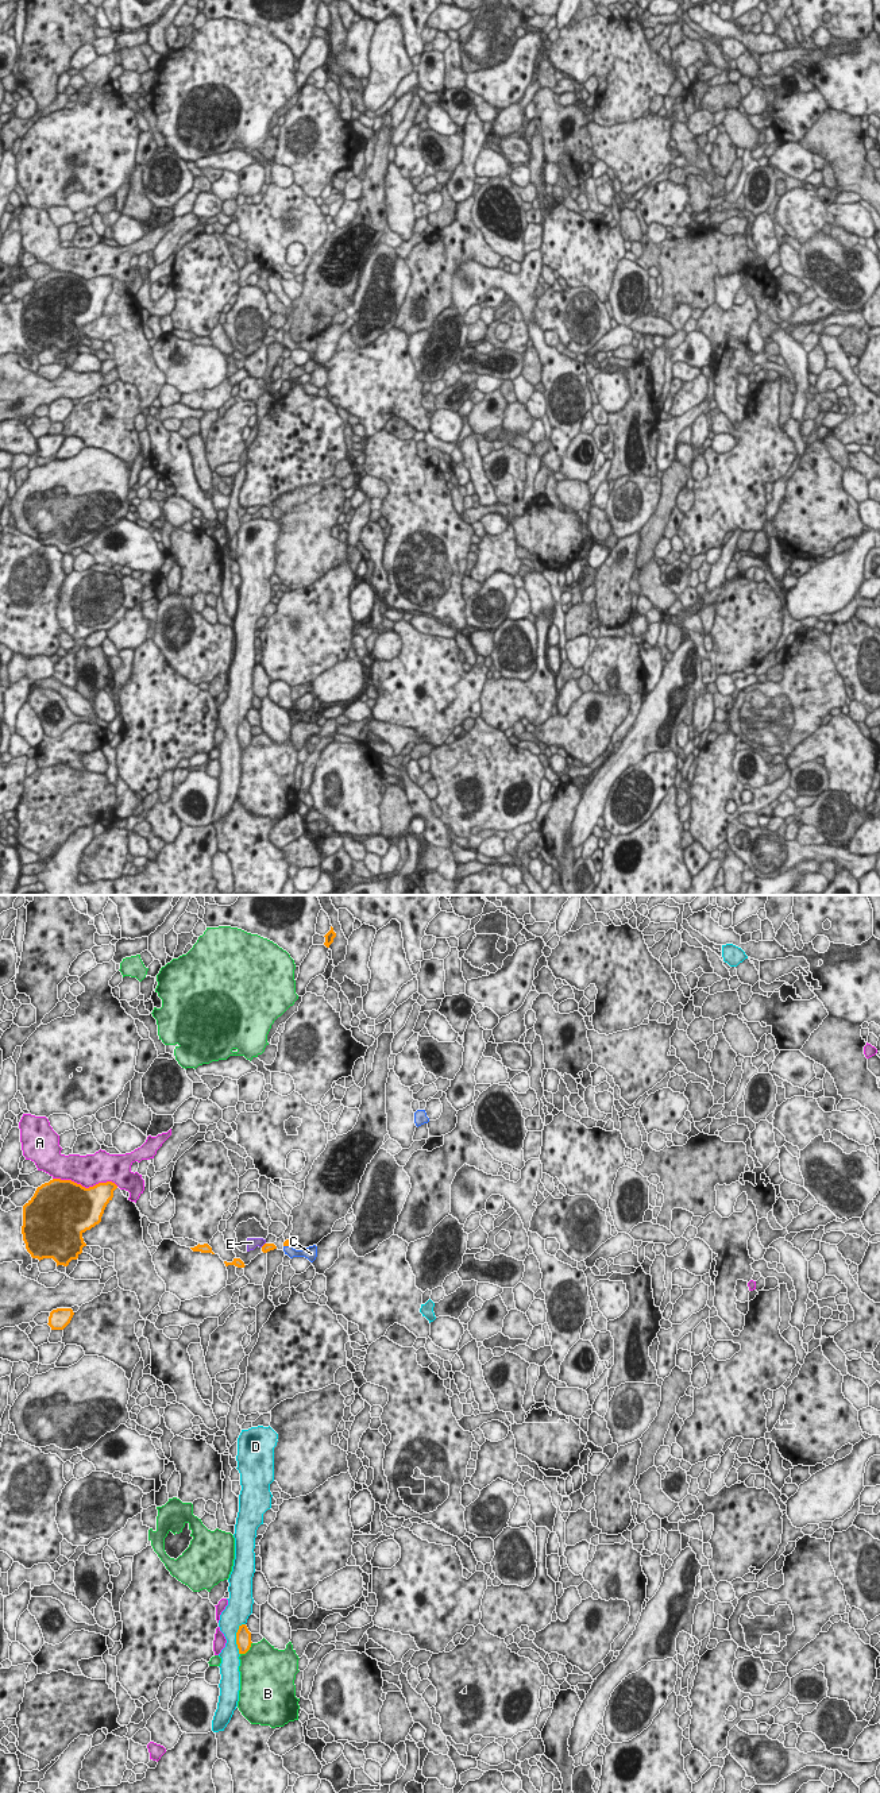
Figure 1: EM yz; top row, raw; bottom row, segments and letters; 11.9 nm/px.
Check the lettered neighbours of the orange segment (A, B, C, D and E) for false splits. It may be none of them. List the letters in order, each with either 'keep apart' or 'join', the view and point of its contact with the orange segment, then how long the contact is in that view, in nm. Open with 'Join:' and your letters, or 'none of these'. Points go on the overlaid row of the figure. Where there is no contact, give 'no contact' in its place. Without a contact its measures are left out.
Join: C
A: keep apart | yz (84, 1187) | 800 nm
B: keep apart | yz (247, 1650) | 200 nm
C: join | yz (288, 1245) | 100 nm
D: keep apart | yz (236, 1638) | 380 nm
E: keep apart | yz (263, 1245) | 80 nm

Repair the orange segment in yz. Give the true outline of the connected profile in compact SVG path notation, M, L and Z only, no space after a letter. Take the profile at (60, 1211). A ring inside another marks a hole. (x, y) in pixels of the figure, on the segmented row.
M61 1179L38 1187L23 1206L22 1234L31 1257L53 1258L57 1266L77 1260L86 1246L82 1234L101 1222L116 1188L112 1181L85 1188Z

